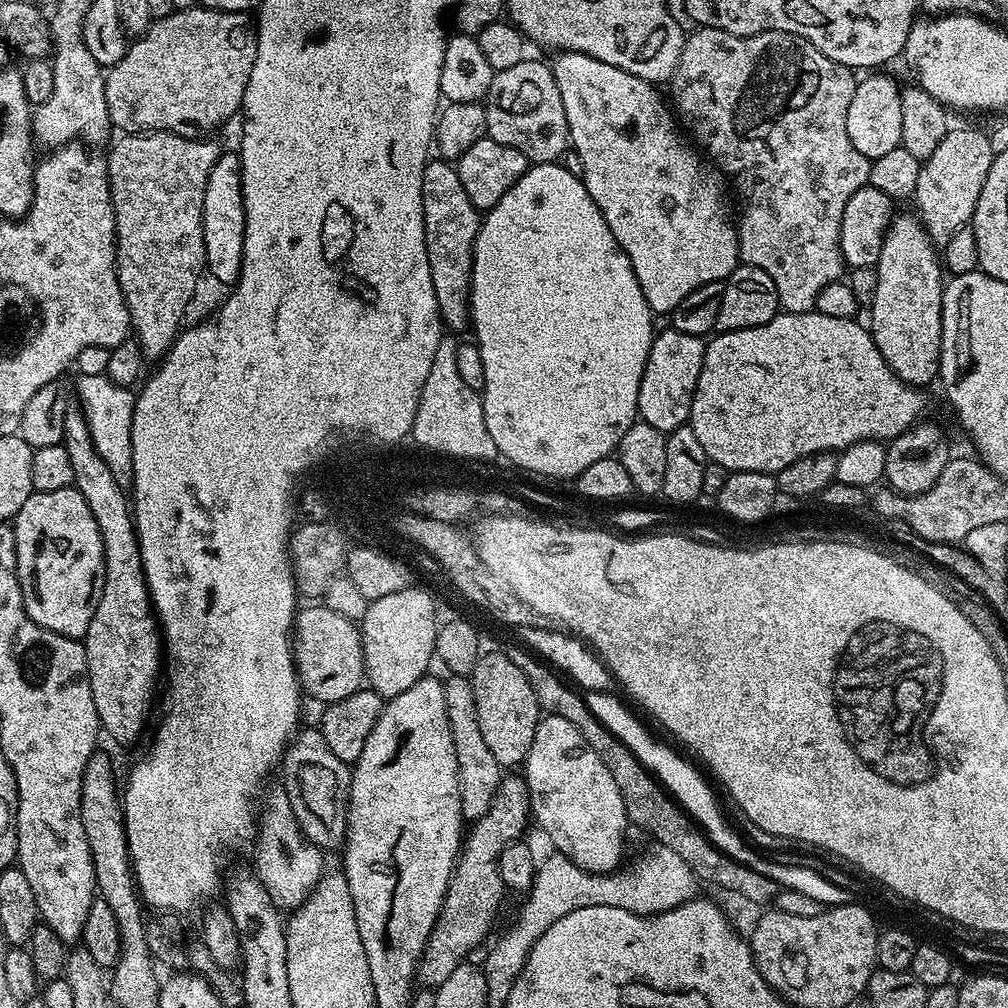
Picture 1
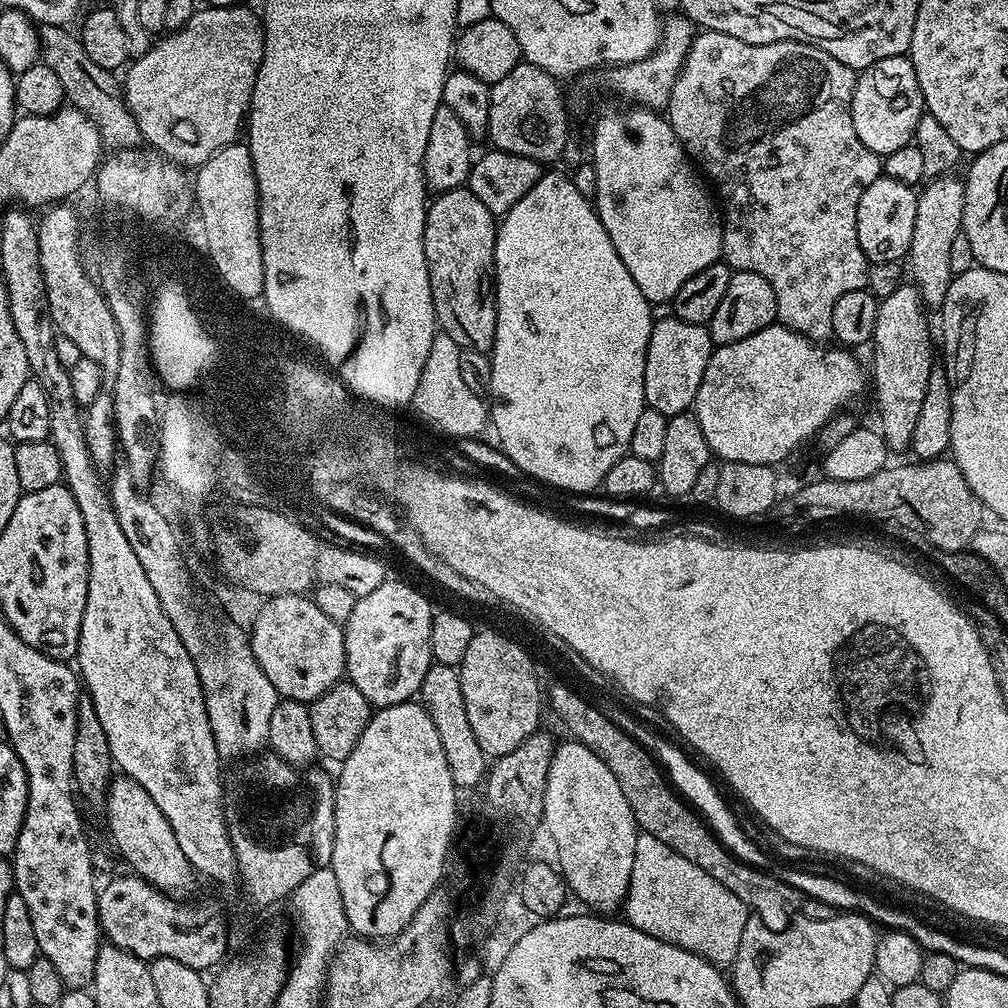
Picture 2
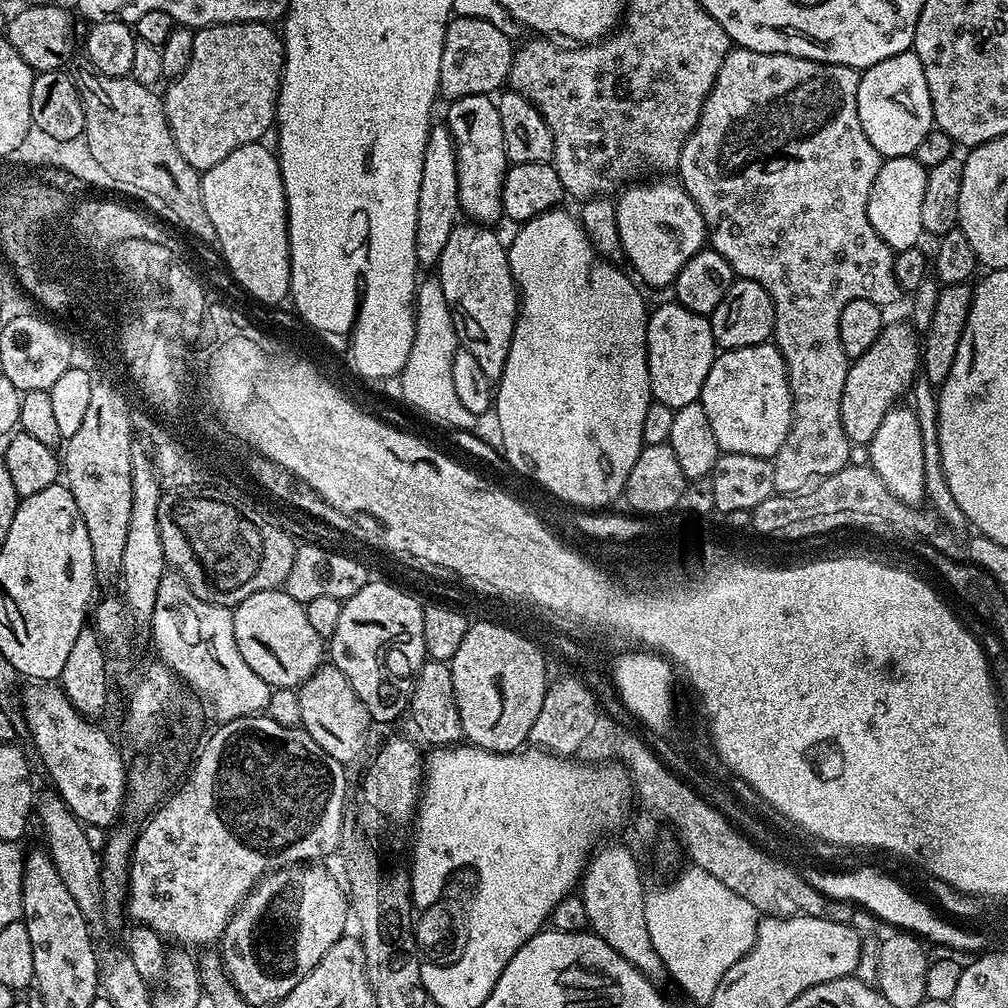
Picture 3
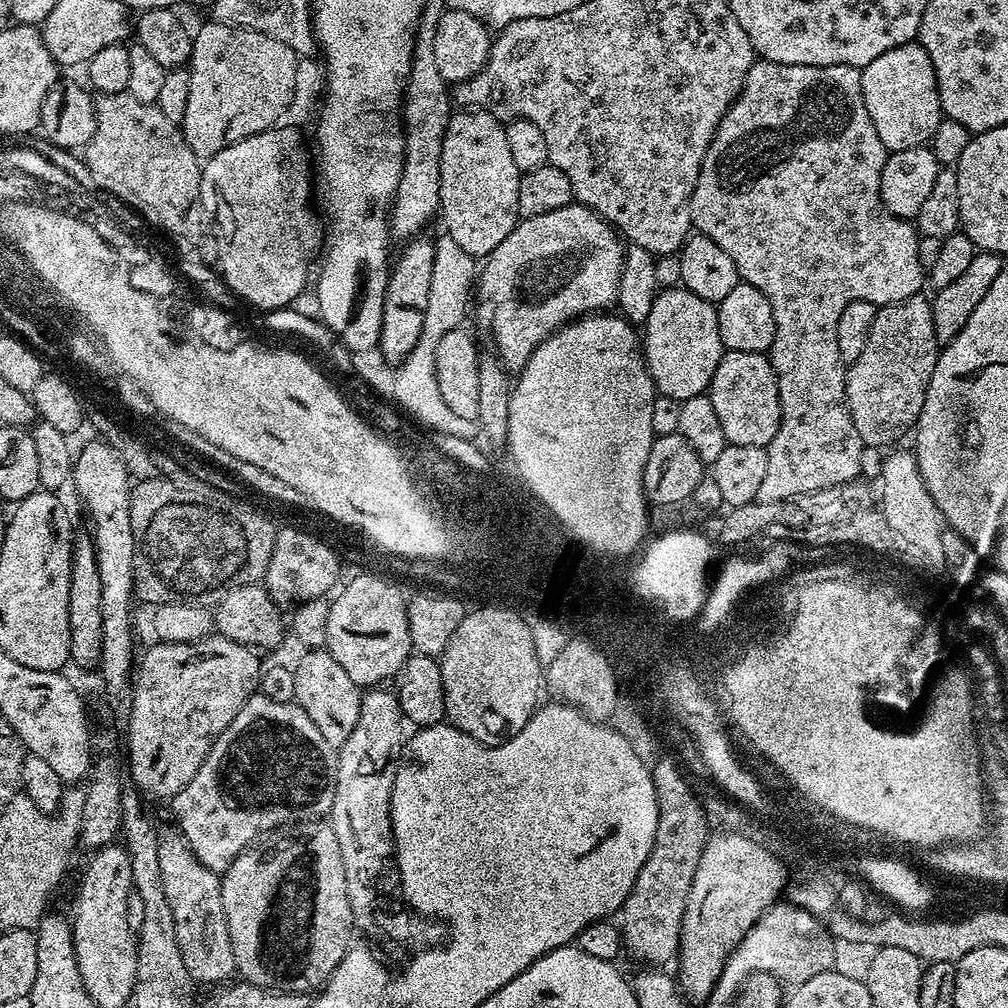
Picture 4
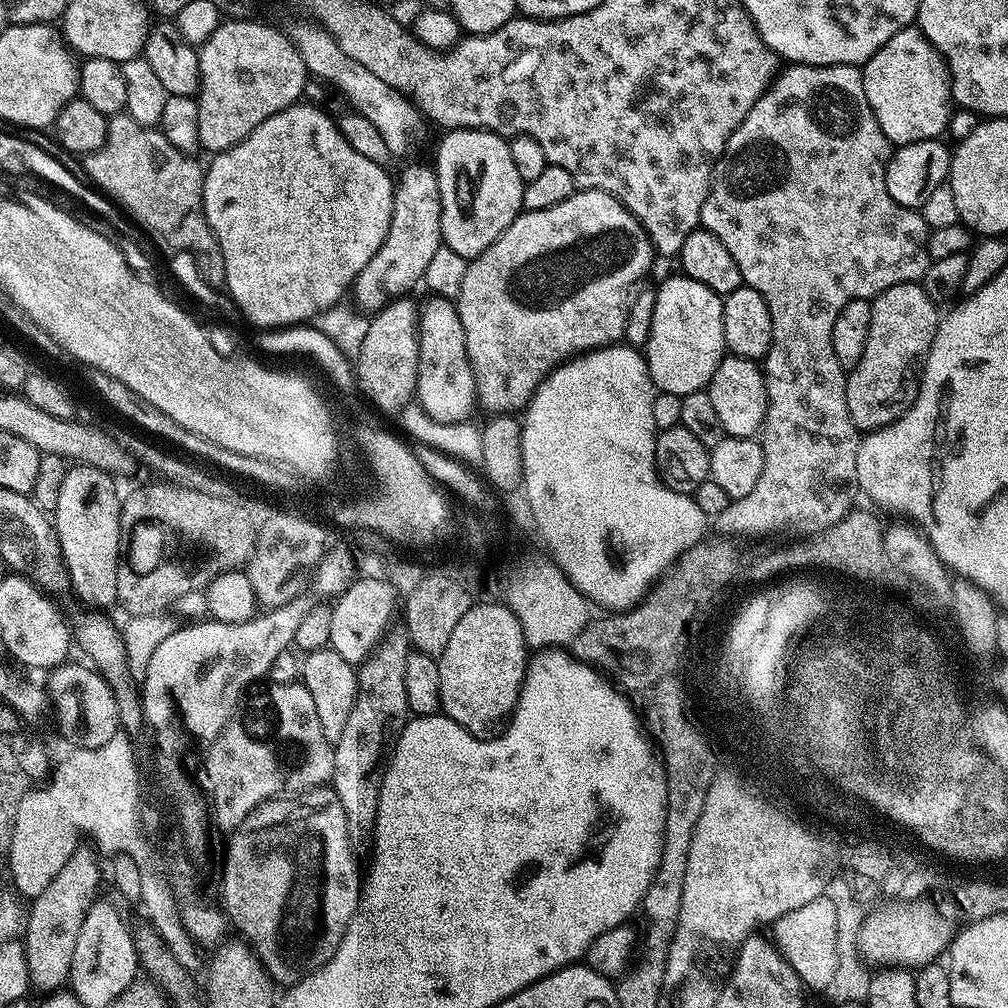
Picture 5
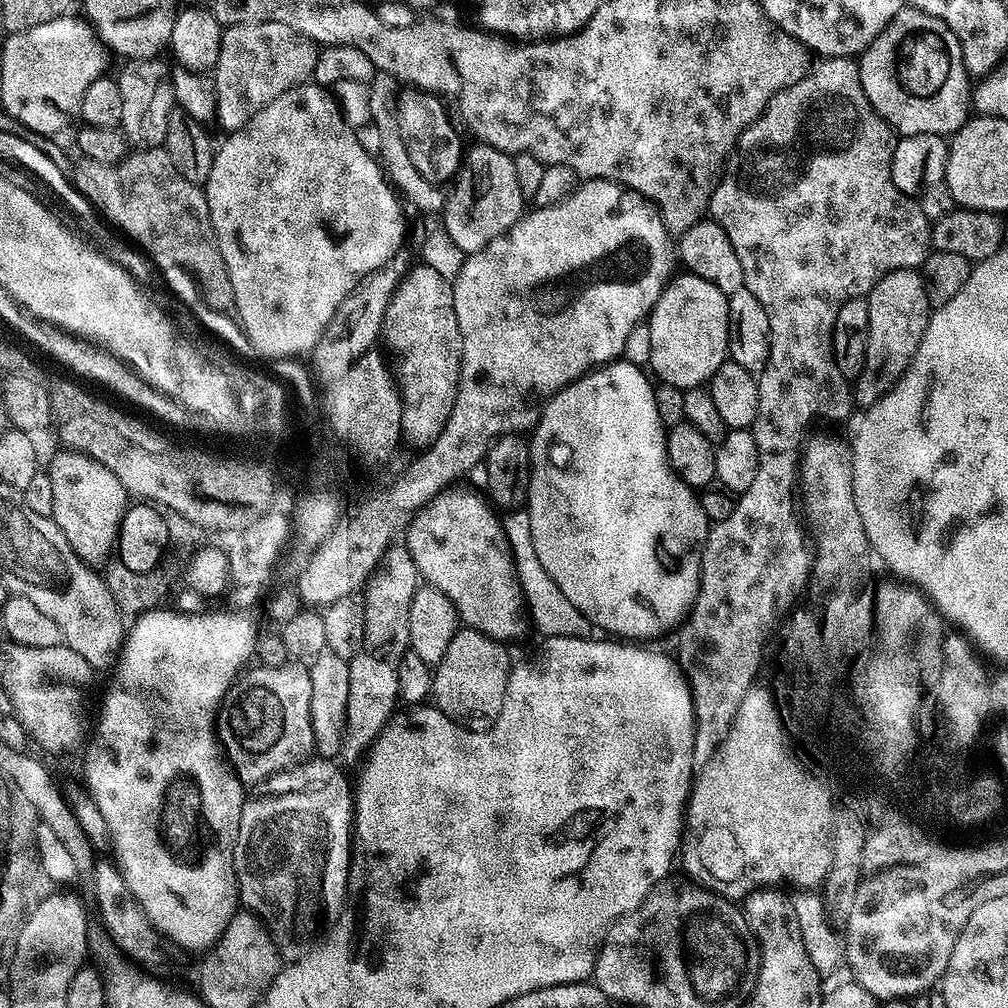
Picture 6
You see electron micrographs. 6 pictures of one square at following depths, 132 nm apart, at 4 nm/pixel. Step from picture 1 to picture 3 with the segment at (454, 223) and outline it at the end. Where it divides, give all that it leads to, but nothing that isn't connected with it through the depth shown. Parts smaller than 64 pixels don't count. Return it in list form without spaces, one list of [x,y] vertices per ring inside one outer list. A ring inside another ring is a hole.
[[[462,220],[459,221],[442,250],[442,256],[436,265],[436,279],[442,286],[447,304],[451,307],[453,320],[456,323],[457,335],[461,338],[461,347],[467,349],[477,359],[478,366],[486,373],[488,380],[499,381],[509,357],[510,342],[513,341],[513,330],[519,316],[519,289],[513,272],[510,270],[509,256],[504,242],[490,230],[489,225]]]

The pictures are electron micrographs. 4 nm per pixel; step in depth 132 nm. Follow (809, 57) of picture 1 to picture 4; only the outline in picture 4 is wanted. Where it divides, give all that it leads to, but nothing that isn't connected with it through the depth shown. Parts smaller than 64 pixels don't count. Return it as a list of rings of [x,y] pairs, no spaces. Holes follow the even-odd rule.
[[[757,59],[744,79],[744,89],[740,92],[728,113],[722,118],[714,138],[704,155],[704,161],[698,174],[698,182],[692,191],[690,207],[692,222],[699,235],[710,238],[734,258],[734,266],[738,270],[743,283],[754,286],[766,294],[770,306],[774,310],[774,342],[770,349],[772,369],[778,382],[778,398],[780,399],[780,425],[778,434],[768,443],[768,461],[766,475],[762,477],[762,487],[758,490],[759,499],[766,502],[778,502],[786,498],[794,498],[798,494],[821,492],[827,488],[837,488],[840,484],[848,484],[861,475],[866,445],[858,438],[858,430],[854,430],[854,422],[850,418],[850,410],[846,402],[846,382],[844,373],[846,365],[842,354],[838,354],[838,317],[842,310],[850,306],[850,302],[865,300],[877,306],[902,302],[911,296],[921,295],[926,284],[926,269],[918,258],[918,246],[921,235],[912,220],[904,220],[900,216],[890,214],[882,202],[880,187],[882,186],[882,170],[889,158],[882,138],[878,138],[878,130],[874,130],[874,122],[870,122],[870,110],[866,110],[866,102],[862,98],[861,69],[845,64],[834,66],[802,66],[801,64],[779,64],[773,60]]]

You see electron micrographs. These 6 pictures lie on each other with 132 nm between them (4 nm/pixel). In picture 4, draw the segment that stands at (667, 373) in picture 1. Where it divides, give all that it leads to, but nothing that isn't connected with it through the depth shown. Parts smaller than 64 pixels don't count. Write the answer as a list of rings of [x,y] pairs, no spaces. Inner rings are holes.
[[[683,286],[675,287],[668,288],[665,292],[664,289],[657,291],[654,306],[650,306],[650,318],[642,326],[642,351],[657,393],[681,401],[707,393],[708,386],[714,378],[714,370],[724,357],[726,349],[722,342],[722,334],[718,334],[716,305],[698,298],[698,294],[686,290]]]

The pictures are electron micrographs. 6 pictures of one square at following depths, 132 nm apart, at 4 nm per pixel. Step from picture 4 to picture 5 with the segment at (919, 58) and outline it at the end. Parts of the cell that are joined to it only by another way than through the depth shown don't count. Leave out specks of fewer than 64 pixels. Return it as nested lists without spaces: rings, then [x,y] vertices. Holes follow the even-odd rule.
[[[909,26],[894,34],[863,65],[862,71],[870,110],[874,110],[874,118],[878,118],[878,126],[889,144],[899,146],[945,135],[954,111],[948,61],[919,27]]]

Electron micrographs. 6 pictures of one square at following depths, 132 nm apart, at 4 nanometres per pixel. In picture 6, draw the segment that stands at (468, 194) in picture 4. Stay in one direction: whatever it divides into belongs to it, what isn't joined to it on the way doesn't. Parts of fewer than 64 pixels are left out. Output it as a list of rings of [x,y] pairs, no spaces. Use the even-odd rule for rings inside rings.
[[[476,142],[473,145],[472,149],[467,149],[463,167],[454,177],[452,193],[448,196],[448,205],[442,215],[444,229],[466,254],[482,250],[494,242],[494,238],[509,232],[526,212],[526,198],[514,175],[512,157],[502,150],[494,150],[494,146],[489,144]]]

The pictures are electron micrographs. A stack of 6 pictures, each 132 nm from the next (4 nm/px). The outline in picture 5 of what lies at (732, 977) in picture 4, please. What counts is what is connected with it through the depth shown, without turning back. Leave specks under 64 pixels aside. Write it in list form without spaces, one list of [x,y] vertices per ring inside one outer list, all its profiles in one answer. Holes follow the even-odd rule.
[[[828,895],[814,898],[814,902],[806,902],[806,906],[798,906],[798,910],[790,910],[790,914],[782,914],[782,918],[775,921],[775,928],[774,943],[786,958],[786,962],[794,966],[805,989],[826,988],[834,977],[834,970],[839,966],[840,936],[834,902]]]

